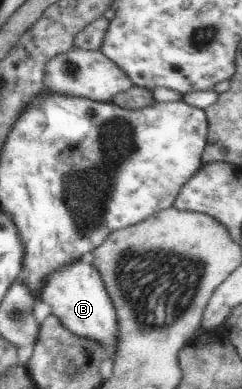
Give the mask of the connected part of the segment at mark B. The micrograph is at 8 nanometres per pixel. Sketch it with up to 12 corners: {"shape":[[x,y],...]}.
{"shape":[[83,258],[40,300],[78,337],[114,352],[121,326],[100,271]]}

